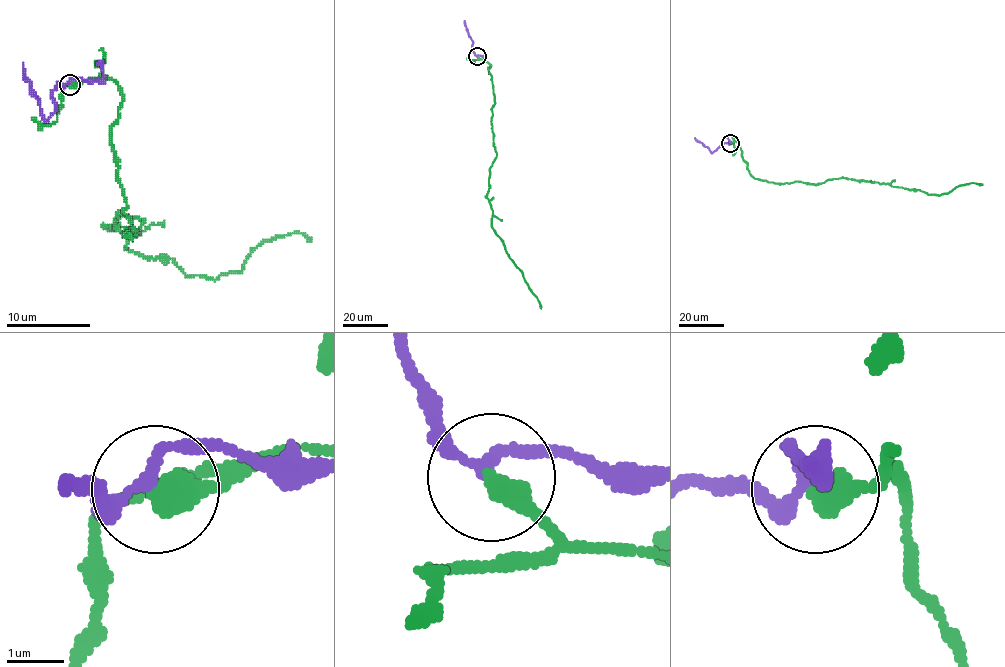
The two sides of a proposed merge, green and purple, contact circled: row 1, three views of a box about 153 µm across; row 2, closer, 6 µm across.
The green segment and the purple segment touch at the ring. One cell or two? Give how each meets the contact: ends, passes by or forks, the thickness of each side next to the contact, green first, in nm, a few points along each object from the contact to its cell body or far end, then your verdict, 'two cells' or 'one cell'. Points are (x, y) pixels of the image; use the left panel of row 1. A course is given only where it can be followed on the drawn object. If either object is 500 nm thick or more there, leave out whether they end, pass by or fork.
green ends | purple passes by | 480/180 nm | green via (69, 84), (118, 86), (126, 235), (143, 220), (107, 227), (126, 248), (216, 279), (271, 237), (309, 239) | purple via (69, 84), (57, 84), (52, 92), (55, 111), (46, 119), (27, 81), (23, 63) | two cells

